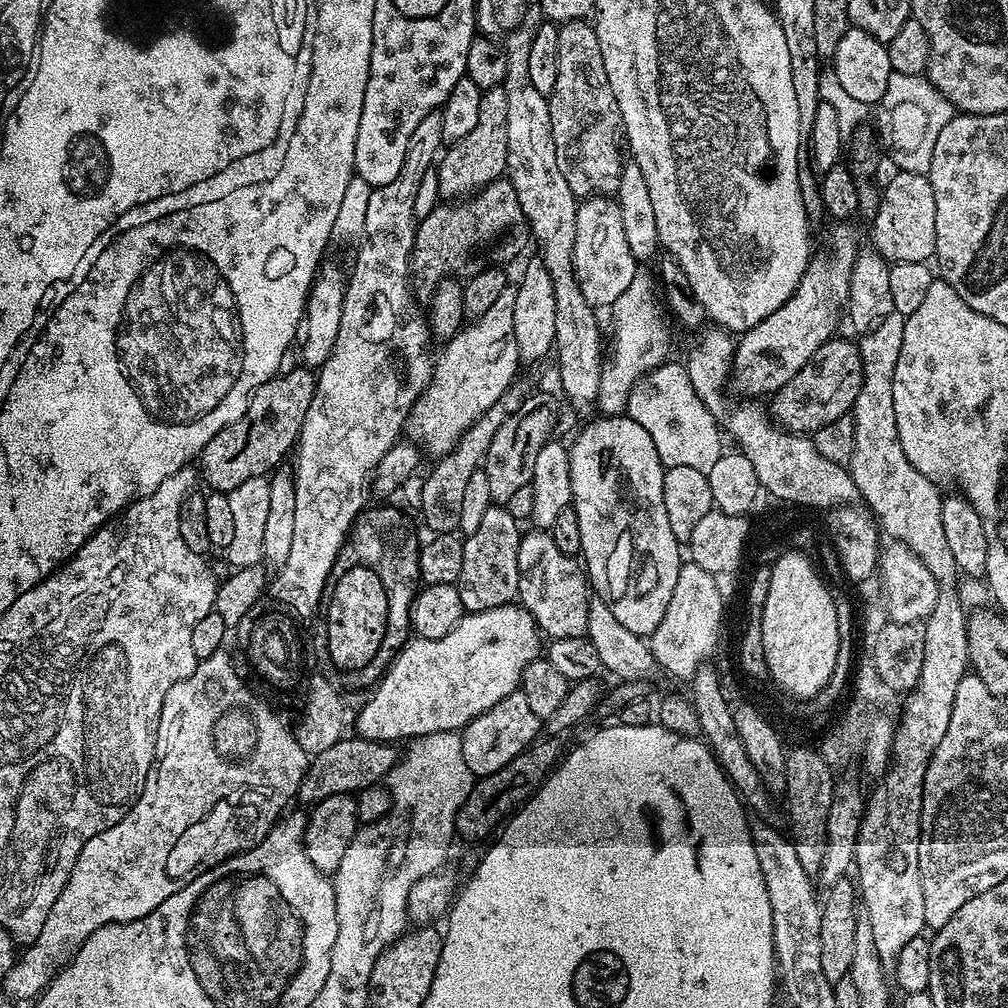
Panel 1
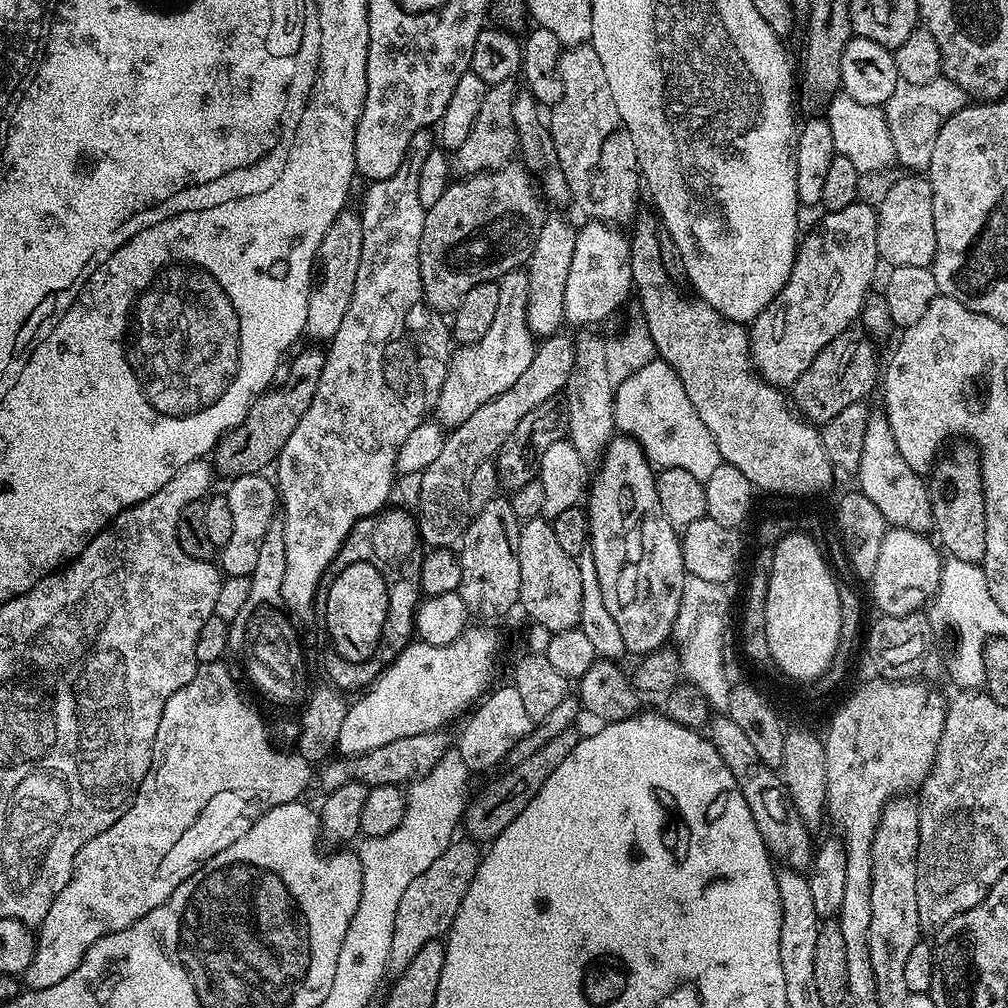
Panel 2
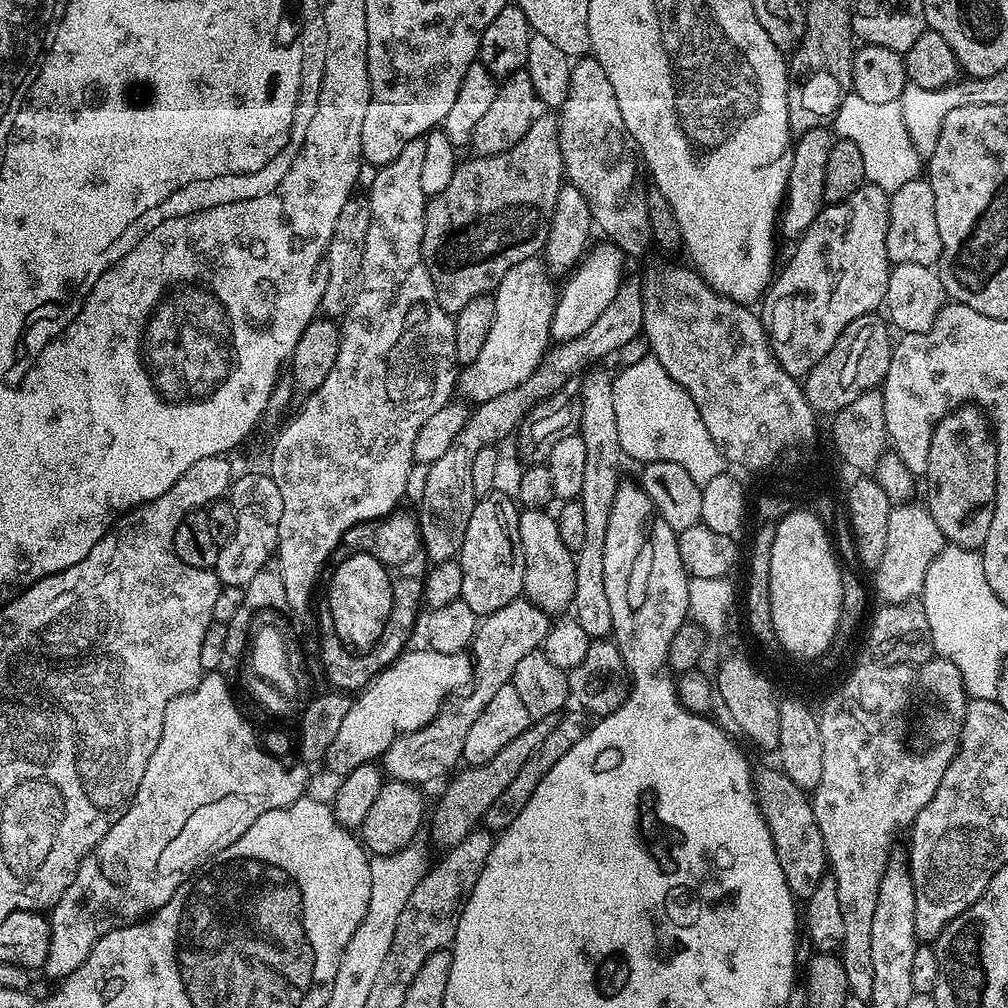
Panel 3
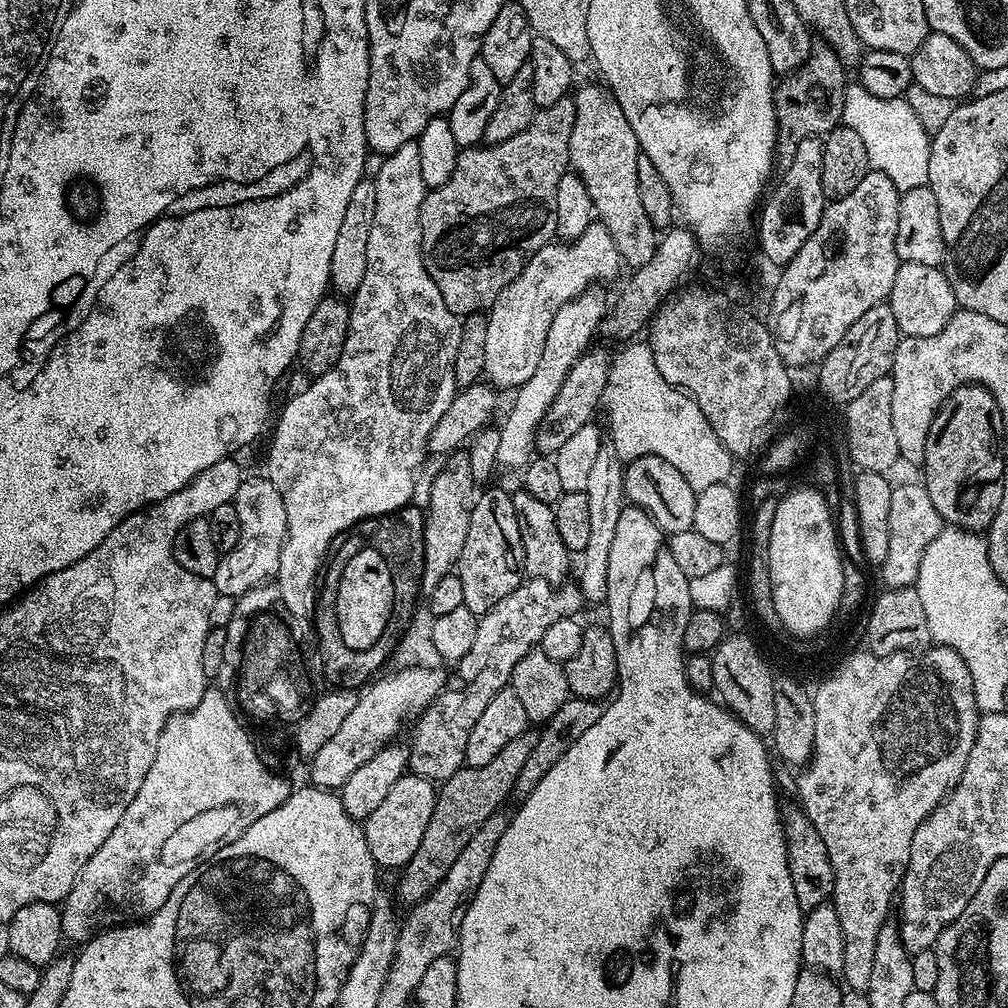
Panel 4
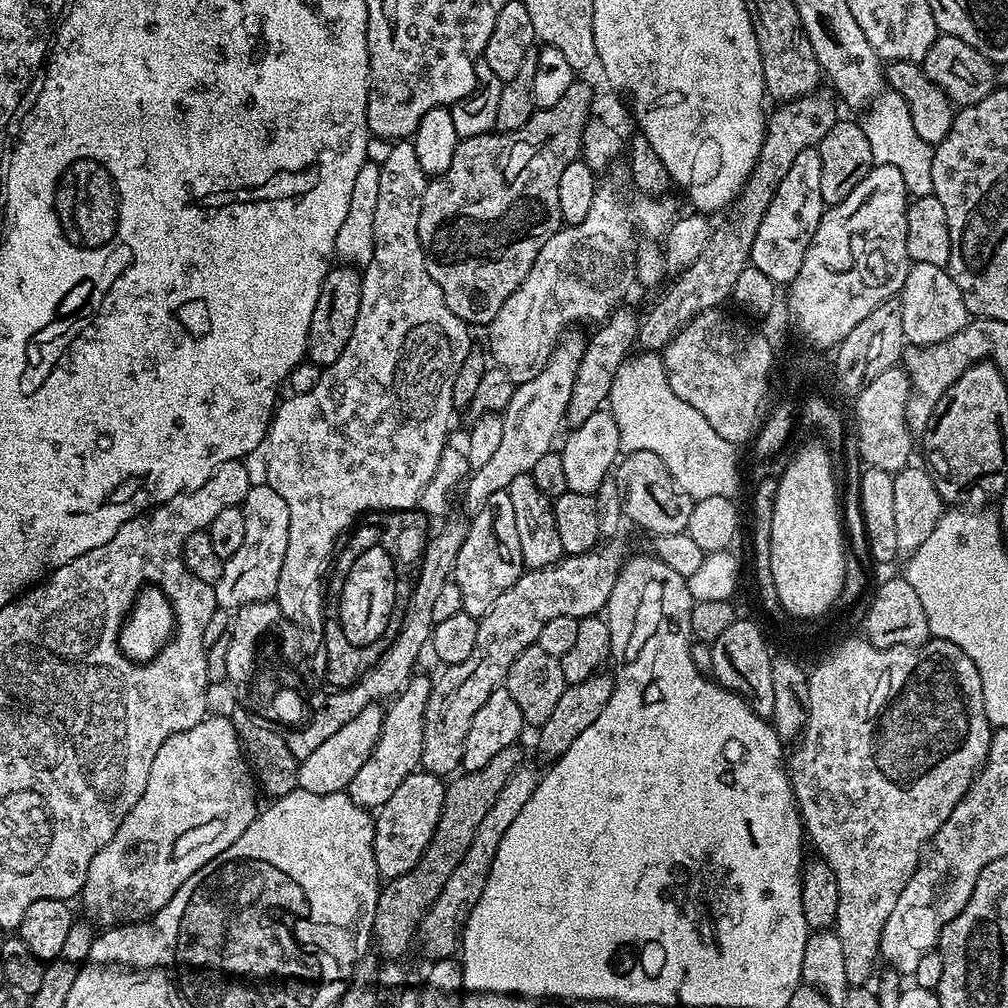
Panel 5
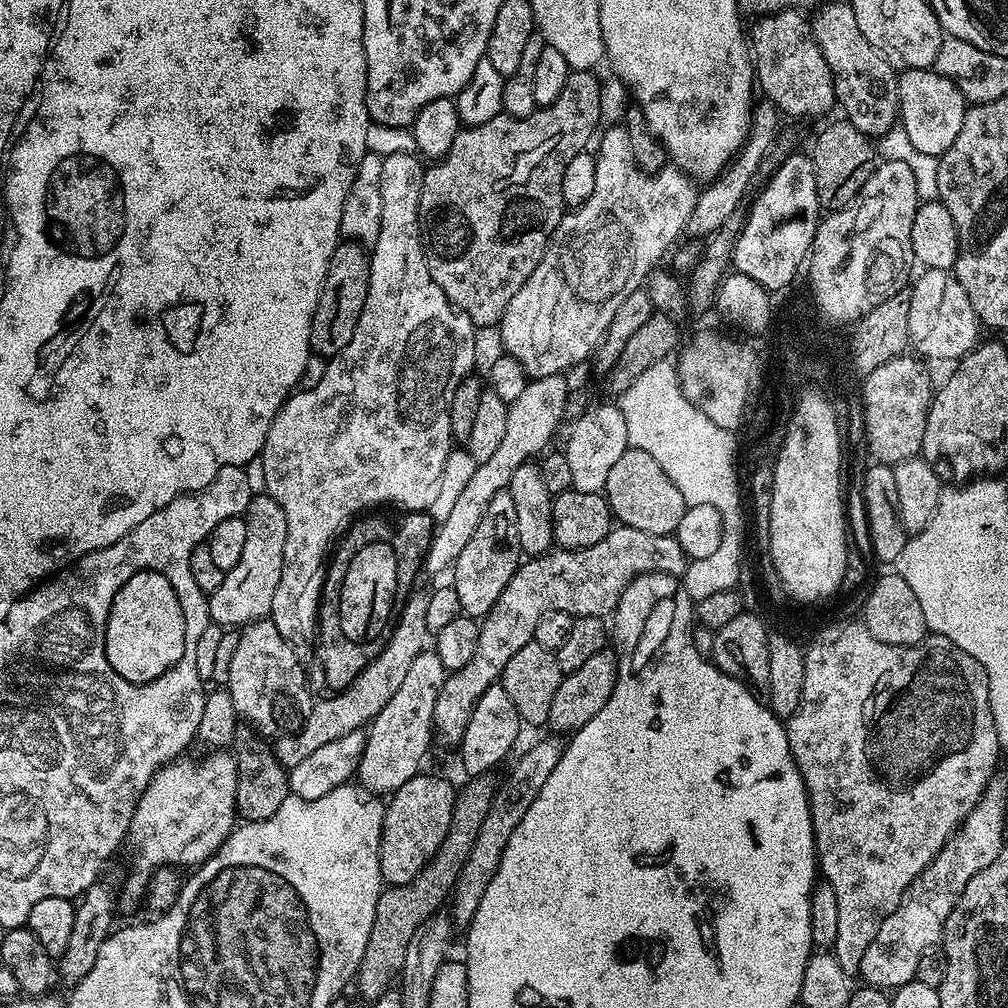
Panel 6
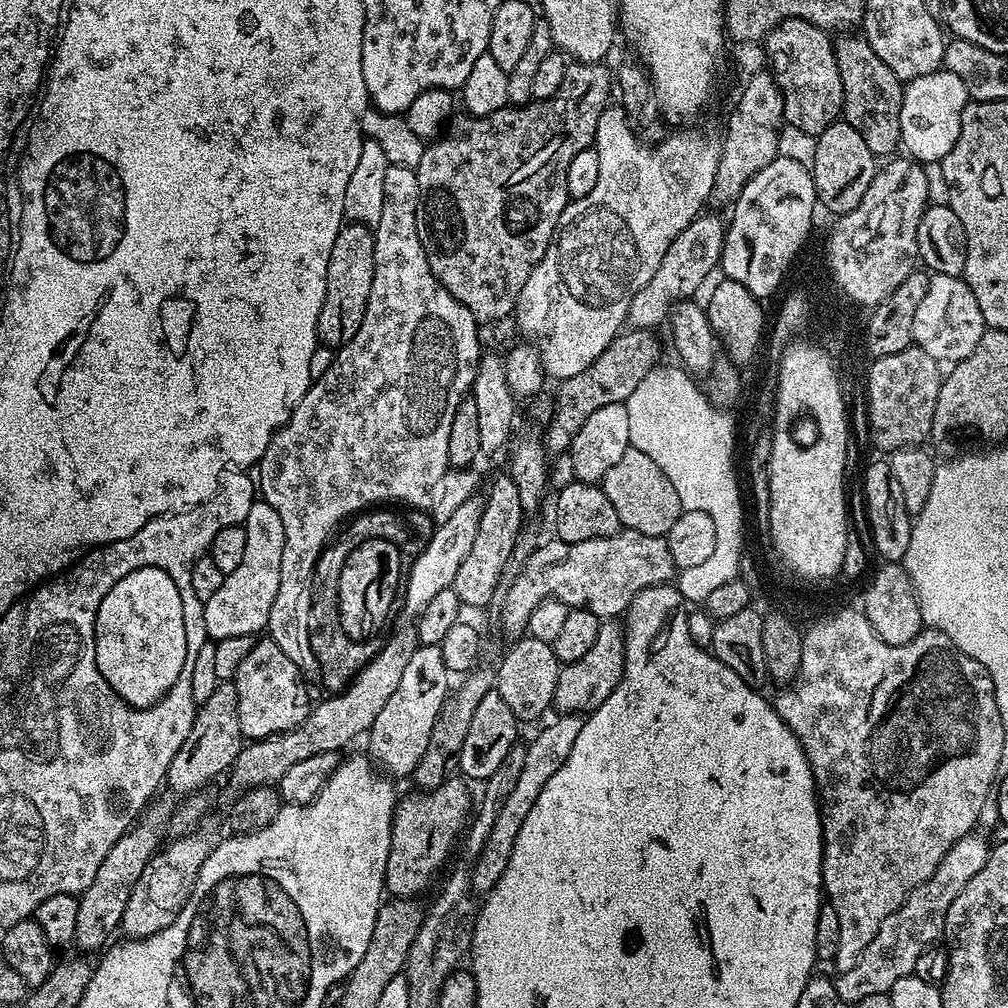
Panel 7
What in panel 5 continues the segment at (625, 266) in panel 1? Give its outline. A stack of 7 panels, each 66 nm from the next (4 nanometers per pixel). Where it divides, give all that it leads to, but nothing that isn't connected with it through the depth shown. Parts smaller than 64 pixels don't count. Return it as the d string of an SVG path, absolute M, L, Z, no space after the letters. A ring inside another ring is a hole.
M569 331L561 336L556 348L550 354L546 366L542 370L538 370L538 374L534 379L513 387L510 402L504 407L502 413L504 418L502 422L502 439L498 445L497 452L494 454L494 458L490 458L483 466L475 469L466 480L468 489L464 492L464 500L468 503L469 513L475 514L482 506L482 502L486 502L486 498L490 498L490 494L498 494L507 490L510 482L514 482L514 478L529 475L532 467L541 460L542 454L553 451L555 444L552 443L555 442L556 435L558 435L557 440L561 435L560 423L562 425L565 423L568 414L568 403L574 390L574 378L578 378L578 366L582 362L582 354L586 343L583 335L580 337L578 333L571 332Z

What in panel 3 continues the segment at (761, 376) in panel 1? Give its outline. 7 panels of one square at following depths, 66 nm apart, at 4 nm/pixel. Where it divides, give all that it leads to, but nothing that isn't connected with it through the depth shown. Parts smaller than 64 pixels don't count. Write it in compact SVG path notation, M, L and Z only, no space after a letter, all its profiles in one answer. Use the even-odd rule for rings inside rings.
M865 182L850 198L841 204L825 203L818 218L805 230L804 235L795 241L796 249L784 269L779 269L766 295L763 297L764 329L768 331L772 353L776 361L791 376L807 377L808 371L838 342L838 338L854 322L868 312L876 312L883 305L890 261L886 254L886 226L888 225L889 193L877 185Z

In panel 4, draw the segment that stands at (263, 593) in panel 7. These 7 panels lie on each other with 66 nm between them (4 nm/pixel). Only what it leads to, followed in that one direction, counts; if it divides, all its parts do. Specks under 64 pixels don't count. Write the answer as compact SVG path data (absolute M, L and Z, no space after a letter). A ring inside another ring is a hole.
M264 474L252 476L249 480L248 477L241 479L234 503L238 510L238 522L242 522L242 538L238 538L238 546L234 546L234 550L221 555L220 565L212 575L211 580L216 583L216 590L219 595L238 598L251 588L258 588L262 584L267 584L275 577L282 554L282 546L286 538L286 506L282 506L282 494L278 494L274 482L270 482L267 475Z

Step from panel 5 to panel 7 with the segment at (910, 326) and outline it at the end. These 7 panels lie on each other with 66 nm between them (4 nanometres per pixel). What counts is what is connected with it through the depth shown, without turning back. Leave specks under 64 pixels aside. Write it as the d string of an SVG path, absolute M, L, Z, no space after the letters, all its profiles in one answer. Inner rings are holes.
M933 275L928 282L922 302L918 302L918 311L914 314L913 345L937 362L955 362L966 358L978 346L978 338L986 331L982 310L978 310L978 301L970 294L970 286L960 276Z

